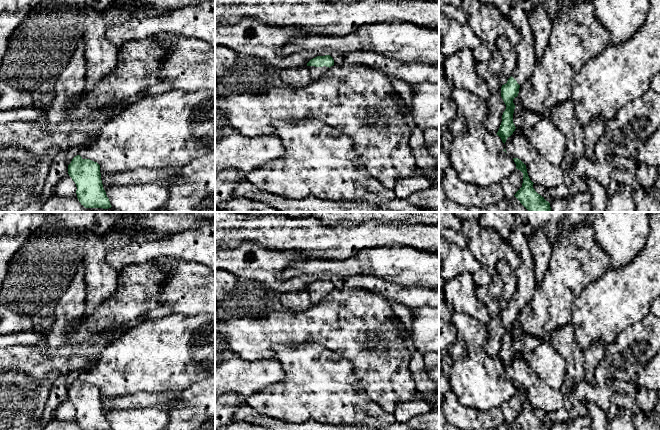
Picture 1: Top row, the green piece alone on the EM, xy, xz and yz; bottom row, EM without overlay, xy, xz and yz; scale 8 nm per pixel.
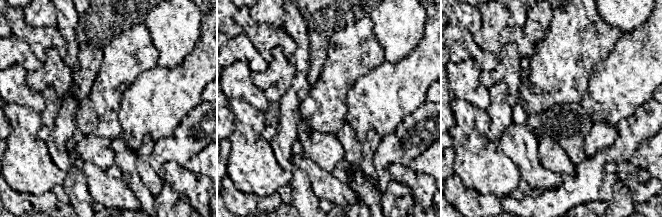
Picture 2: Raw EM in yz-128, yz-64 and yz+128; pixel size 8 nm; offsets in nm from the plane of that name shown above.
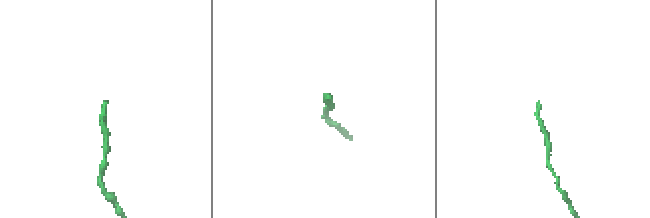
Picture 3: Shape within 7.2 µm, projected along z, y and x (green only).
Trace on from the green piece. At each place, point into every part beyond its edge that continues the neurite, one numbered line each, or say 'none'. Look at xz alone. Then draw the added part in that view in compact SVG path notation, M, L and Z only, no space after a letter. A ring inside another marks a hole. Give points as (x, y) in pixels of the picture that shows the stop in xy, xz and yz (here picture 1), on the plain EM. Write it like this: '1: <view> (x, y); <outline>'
1: xz (315, 296); M307 290L309 292L310 300L313 304L318 304L328 293L329 291L315 291L315 290Z

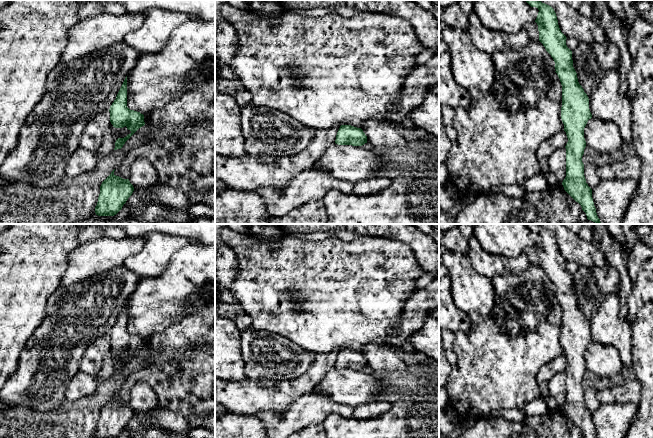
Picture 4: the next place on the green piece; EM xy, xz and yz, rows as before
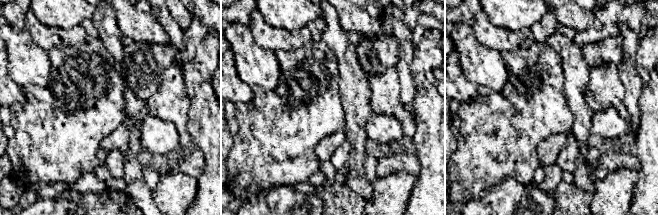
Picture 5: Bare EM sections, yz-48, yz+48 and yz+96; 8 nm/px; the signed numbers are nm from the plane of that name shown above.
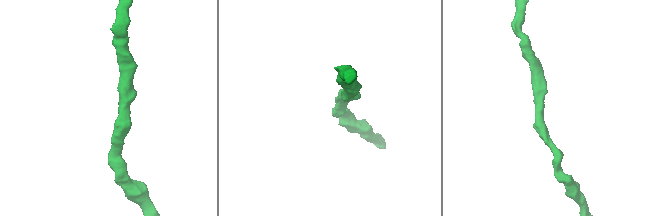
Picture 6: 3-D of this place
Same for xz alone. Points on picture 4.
none

